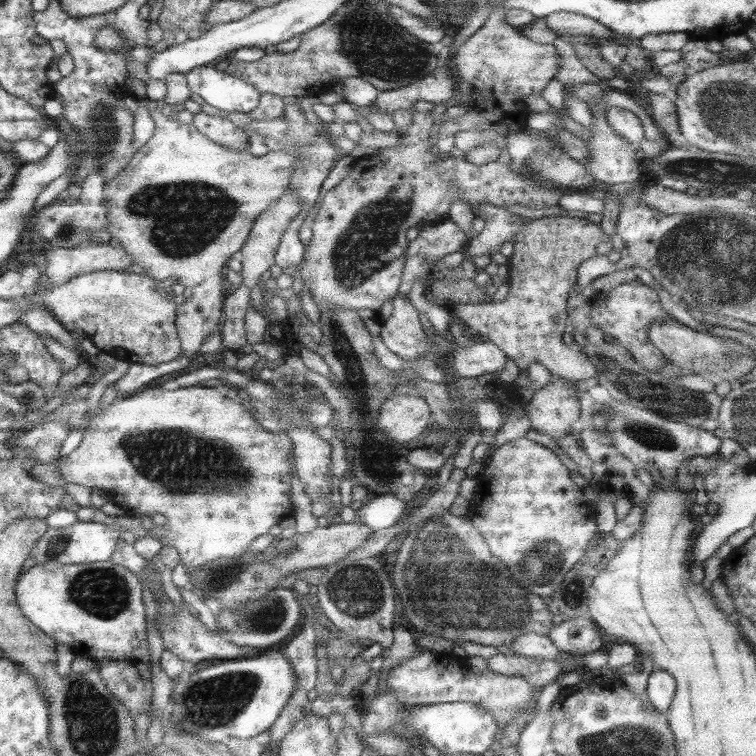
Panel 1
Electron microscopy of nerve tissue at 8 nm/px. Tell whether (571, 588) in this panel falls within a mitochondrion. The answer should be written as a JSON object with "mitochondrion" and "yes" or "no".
{"mitochondrion":"yes"}

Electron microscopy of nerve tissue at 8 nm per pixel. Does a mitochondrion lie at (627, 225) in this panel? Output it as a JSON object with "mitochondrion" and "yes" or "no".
{"mitochondrion":"no"}

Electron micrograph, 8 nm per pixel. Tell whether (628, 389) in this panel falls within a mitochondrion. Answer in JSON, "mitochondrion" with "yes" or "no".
{"mitochondrion":"yes"}

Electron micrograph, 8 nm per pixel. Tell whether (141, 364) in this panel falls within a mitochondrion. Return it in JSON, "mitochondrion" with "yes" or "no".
{"mitochondrion":"no"}

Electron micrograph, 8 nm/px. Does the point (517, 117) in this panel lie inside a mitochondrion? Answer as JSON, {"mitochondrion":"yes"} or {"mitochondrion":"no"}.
{"mitochondrion":"no"}

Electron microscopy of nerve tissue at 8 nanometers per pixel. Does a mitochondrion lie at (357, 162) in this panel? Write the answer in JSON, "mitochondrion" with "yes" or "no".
{"mitochondrion":"no"}

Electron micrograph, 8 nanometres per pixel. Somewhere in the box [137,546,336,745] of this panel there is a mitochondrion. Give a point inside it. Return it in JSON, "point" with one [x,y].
{"point":[215,700]}

